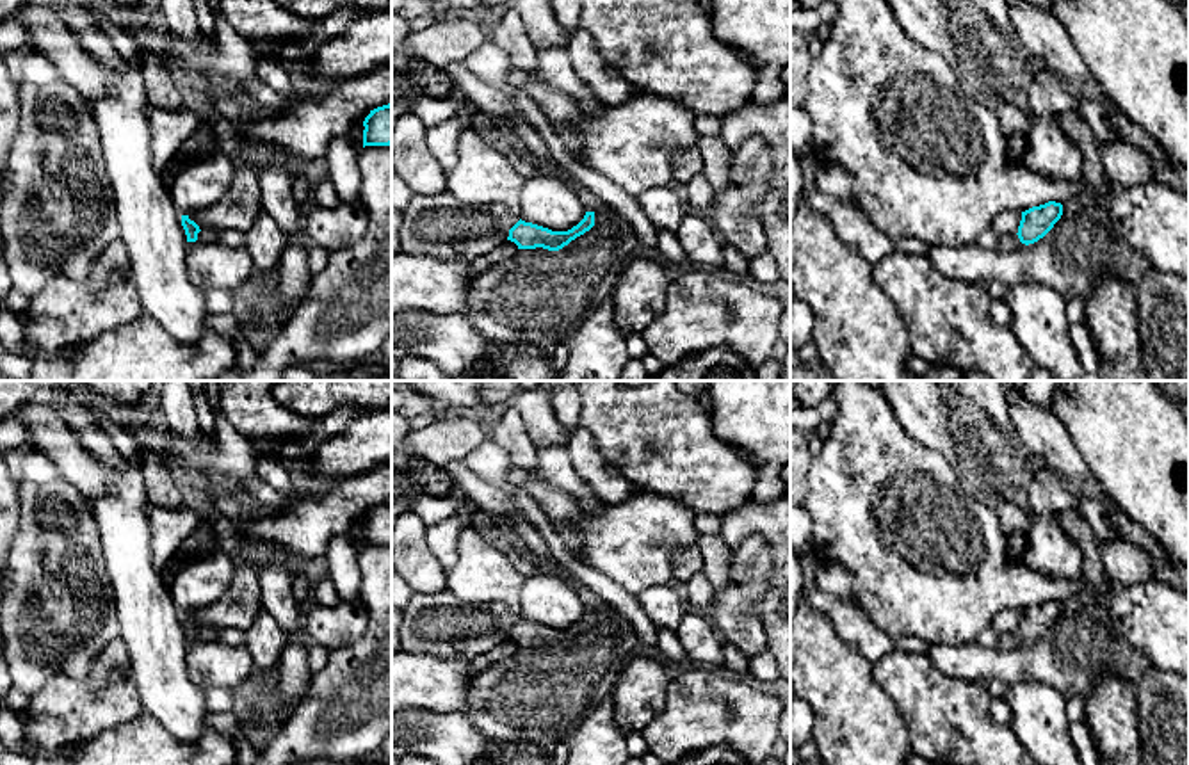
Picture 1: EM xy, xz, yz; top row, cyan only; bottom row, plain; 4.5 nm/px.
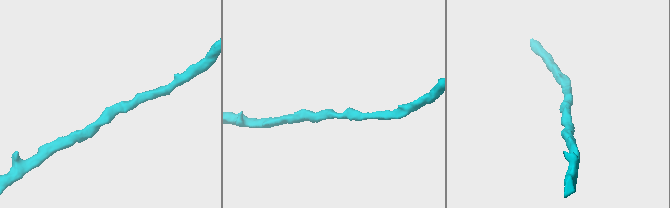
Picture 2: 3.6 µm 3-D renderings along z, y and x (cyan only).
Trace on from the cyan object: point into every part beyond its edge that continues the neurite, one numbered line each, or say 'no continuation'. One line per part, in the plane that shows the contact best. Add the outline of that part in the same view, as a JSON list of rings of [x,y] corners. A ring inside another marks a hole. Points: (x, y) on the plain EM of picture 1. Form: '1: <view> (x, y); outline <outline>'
no continuation

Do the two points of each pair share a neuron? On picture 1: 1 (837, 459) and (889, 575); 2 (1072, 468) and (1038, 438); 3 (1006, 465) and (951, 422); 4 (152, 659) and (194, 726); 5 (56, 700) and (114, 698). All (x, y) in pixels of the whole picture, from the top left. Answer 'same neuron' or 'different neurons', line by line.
1: same neuron
2: same neuron
3: same neuron
4: same neuron
5: same neuron

